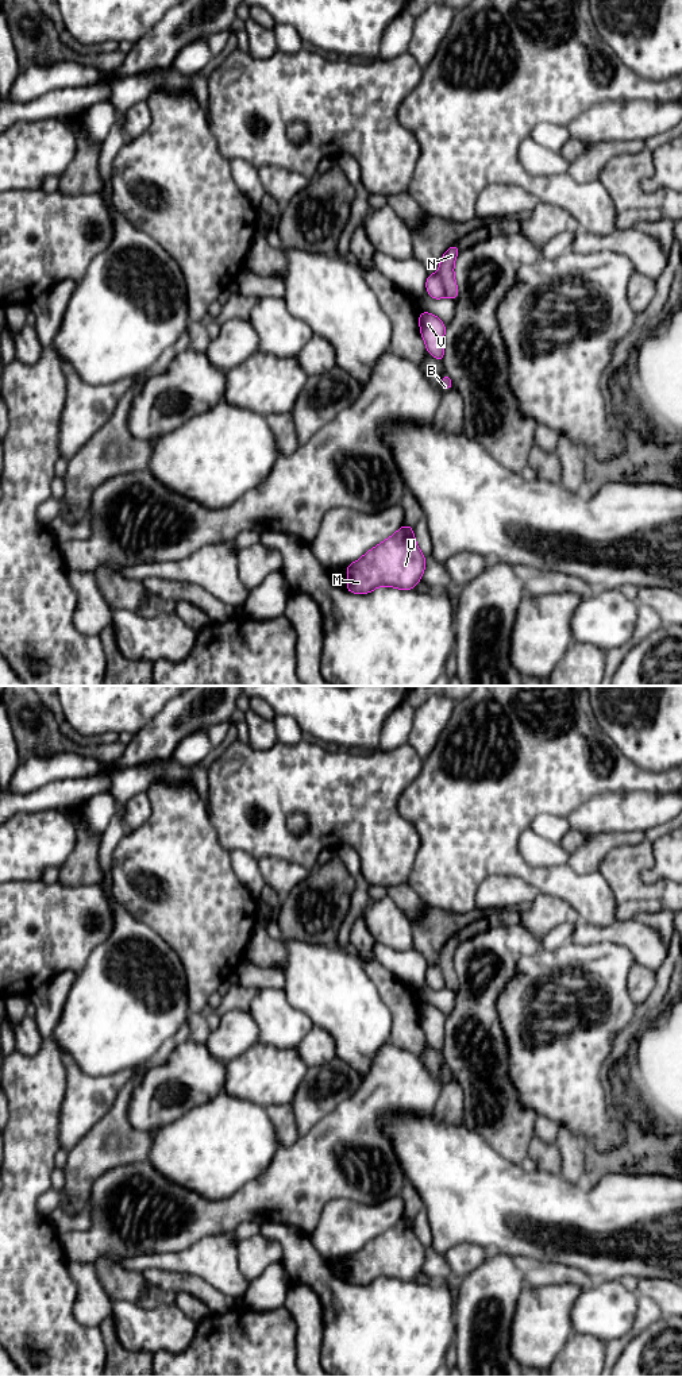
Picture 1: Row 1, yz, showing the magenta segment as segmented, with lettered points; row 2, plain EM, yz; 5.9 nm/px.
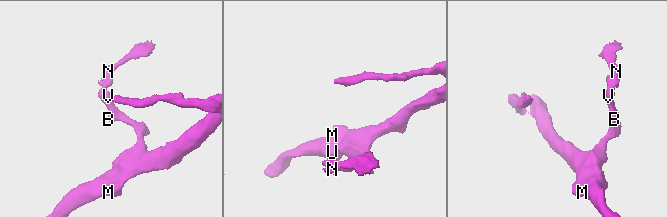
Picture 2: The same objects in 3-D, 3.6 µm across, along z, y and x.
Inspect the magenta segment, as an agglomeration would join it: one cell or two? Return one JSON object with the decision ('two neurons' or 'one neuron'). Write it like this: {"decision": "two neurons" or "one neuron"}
{"decision": "two neurons"}

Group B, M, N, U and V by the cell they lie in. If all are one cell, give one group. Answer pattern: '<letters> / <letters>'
B M U V / N

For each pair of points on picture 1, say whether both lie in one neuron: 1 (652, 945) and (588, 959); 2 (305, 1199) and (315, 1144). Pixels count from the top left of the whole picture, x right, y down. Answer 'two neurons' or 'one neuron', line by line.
1: two neurons
2: one neuron

